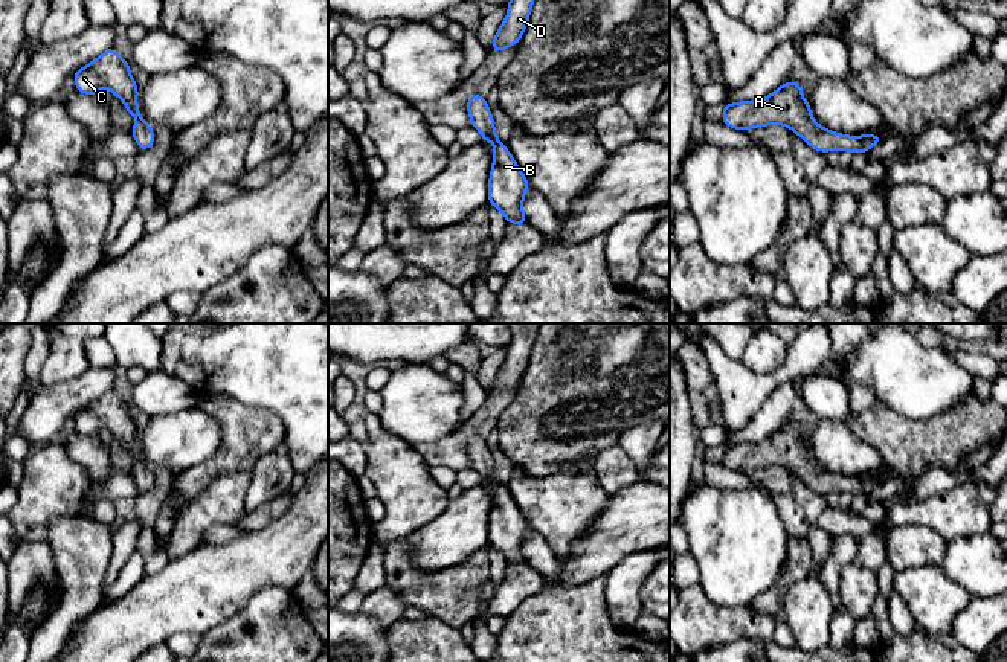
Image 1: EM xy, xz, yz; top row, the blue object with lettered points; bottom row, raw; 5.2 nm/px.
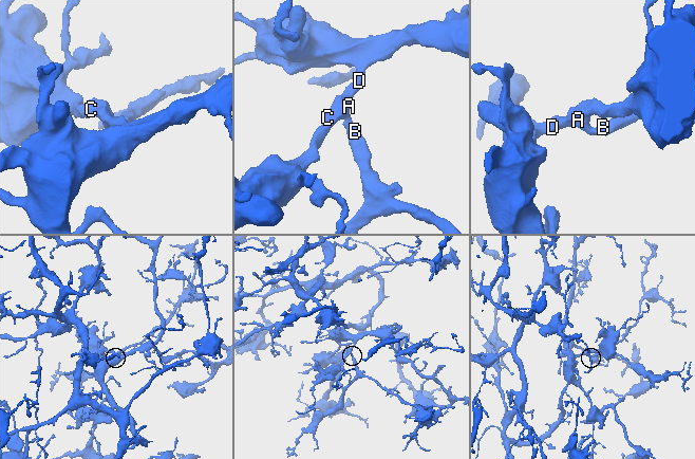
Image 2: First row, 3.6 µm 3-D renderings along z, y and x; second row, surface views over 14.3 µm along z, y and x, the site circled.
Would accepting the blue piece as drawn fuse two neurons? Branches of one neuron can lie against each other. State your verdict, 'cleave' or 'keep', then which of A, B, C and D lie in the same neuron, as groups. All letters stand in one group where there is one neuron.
keep | A B C D

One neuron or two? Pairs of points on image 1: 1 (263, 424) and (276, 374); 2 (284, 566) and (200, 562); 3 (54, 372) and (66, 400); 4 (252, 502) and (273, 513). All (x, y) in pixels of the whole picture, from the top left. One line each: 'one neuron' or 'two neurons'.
1: two neurons
2: one neuron
3: two neurons
4: two neurons

